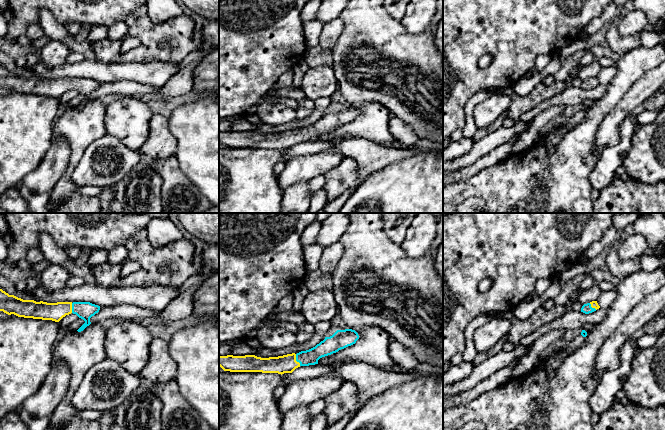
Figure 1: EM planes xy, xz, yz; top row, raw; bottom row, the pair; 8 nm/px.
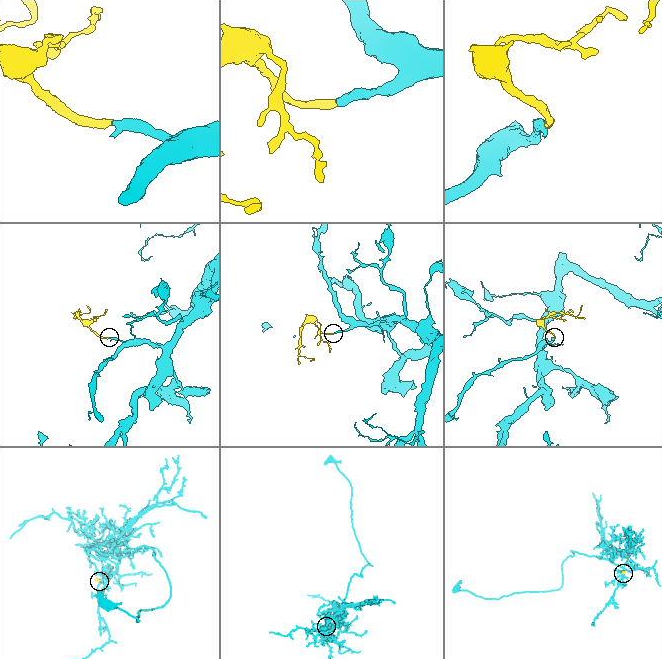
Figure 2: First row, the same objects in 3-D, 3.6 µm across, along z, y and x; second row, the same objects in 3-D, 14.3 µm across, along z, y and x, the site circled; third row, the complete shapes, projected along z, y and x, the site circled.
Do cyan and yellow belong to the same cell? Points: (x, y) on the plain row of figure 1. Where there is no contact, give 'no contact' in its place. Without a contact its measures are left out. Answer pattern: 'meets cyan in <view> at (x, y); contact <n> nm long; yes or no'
meets cyan in xz at (296, 136); contact 100 nm long; yes

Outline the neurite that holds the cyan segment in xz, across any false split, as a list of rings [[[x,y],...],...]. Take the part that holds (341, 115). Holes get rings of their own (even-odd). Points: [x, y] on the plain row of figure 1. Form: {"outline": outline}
{"outline": [[[337,106],[332,112],[325,113],[315,123],[297,130],[287,130],[278,133],[261,134],[255,131],[219,132],[219,142],[230,148],[262,148],[262,149],[292,149],[300,142],[318,140],[322,133],[331,131],[351,122],[359,115],[355,106]]]}

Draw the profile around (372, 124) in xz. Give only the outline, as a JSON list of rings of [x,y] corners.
[[[366,102],[356,108],[359,115],[355,120],[320,134],[318,140],[327,142],[335,137],[350,136],[362,138],[383,147],[396,141],[389,131],[390,112],[383,105],[377,102]]]

